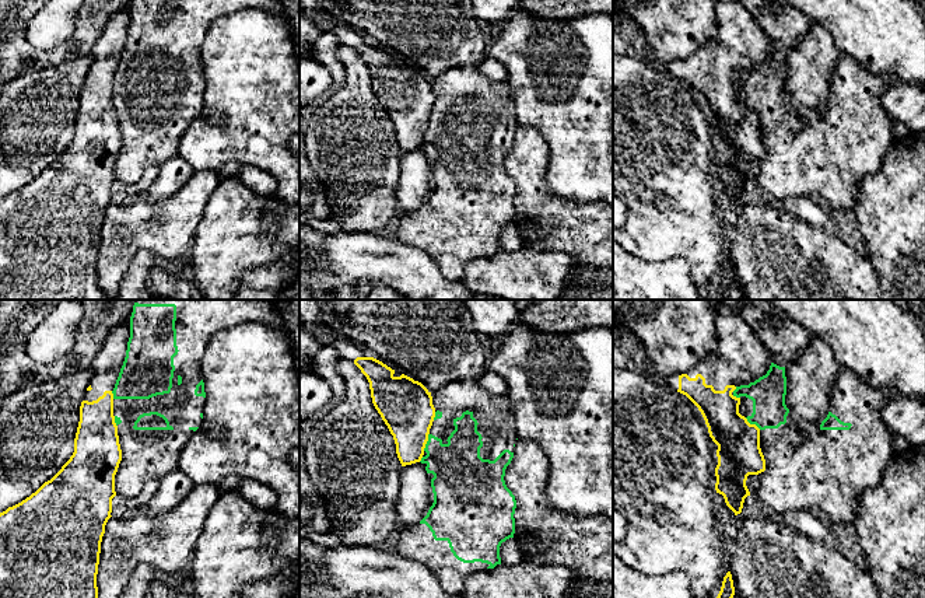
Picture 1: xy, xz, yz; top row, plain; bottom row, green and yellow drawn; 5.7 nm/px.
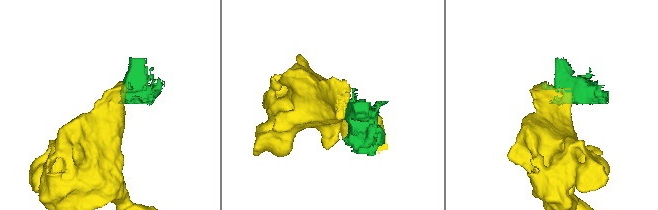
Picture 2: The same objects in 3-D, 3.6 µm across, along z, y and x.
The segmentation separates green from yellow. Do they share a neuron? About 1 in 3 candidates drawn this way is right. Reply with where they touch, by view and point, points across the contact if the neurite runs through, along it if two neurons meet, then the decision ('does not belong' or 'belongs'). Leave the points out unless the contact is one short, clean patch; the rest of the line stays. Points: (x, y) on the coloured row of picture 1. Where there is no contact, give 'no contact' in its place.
xz (427, 441) | along xz (428, 433), (428, 440), (423, 450) | does not belong

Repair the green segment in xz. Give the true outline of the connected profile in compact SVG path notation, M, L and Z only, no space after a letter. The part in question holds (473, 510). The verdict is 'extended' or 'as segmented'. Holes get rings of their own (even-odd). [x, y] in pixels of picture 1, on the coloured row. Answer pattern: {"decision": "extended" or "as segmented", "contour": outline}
{"decision": "extended", "contour": "M458 380L445 384L431 396L435 417L420 462L425 466L431 480L434 503L420 522L399 531L396 549L403 557L425 566L445 592L456 595L462 592L470 574L501 564L500 546L507 539L514 538L516 500L507 487L504 476L514 458L518 438L509 398L491 395L477 380Z"}

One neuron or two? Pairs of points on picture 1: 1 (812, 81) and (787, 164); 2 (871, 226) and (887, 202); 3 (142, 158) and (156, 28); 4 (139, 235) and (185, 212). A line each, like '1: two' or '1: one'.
1: two
2: one
3: one
4: one

